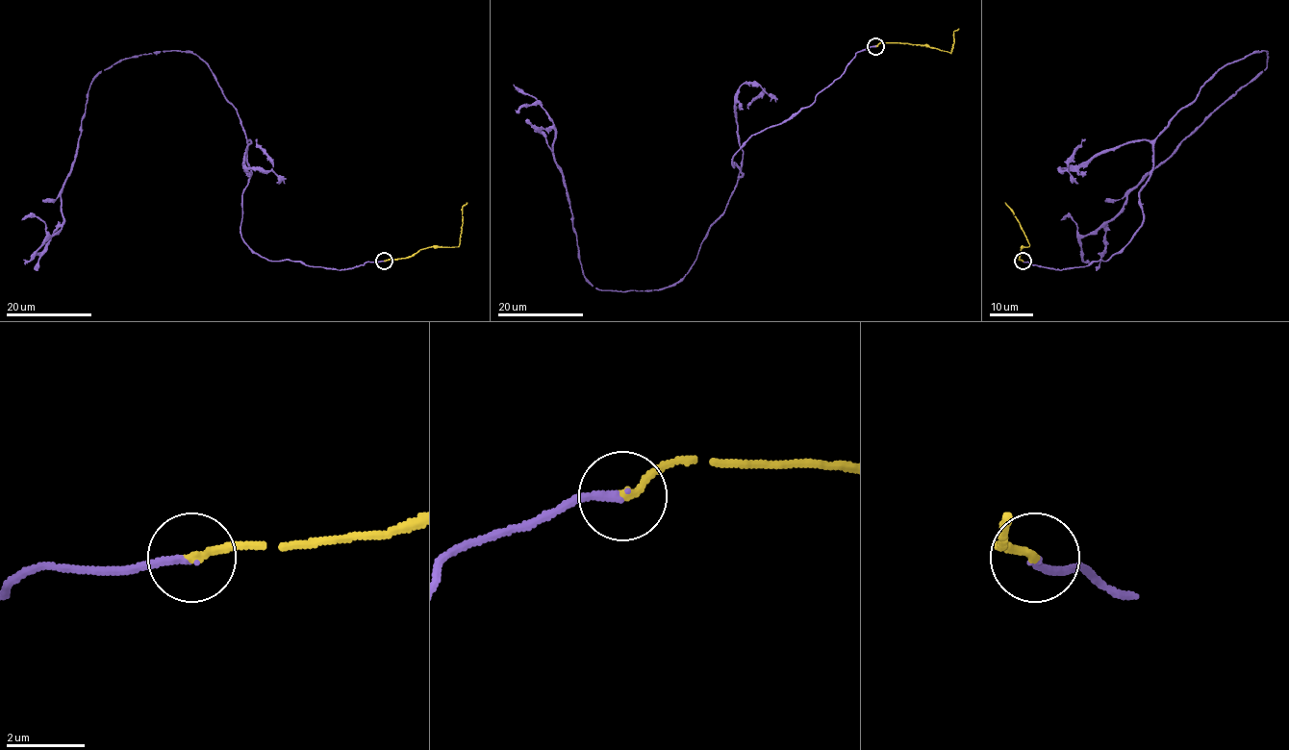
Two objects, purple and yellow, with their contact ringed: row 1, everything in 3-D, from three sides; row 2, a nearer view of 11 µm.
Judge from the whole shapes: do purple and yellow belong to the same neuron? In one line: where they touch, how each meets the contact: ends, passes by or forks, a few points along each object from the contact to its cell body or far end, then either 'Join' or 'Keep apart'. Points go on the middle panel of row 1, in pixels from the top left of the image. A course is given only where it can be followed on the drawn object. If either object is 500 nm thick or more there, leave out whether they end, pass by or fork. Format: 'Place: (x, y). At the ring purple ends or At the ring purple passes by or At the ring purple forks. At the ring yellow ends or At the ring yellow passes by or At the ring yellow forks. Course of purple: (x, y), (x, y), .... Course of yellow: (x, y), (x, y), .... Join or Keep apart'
Place: (875, 46). At the ring purple ends. At the ring yellow ends. Course of purple: (876, 46), (747, 140), (694, 263), (649, 290), (597, 288), (584, 276), (555, 126), (513, 84). Course of yellow: (876, 46), (883, 42), (913, 44), (950, 53), (953, 33), (959, 28). Join

